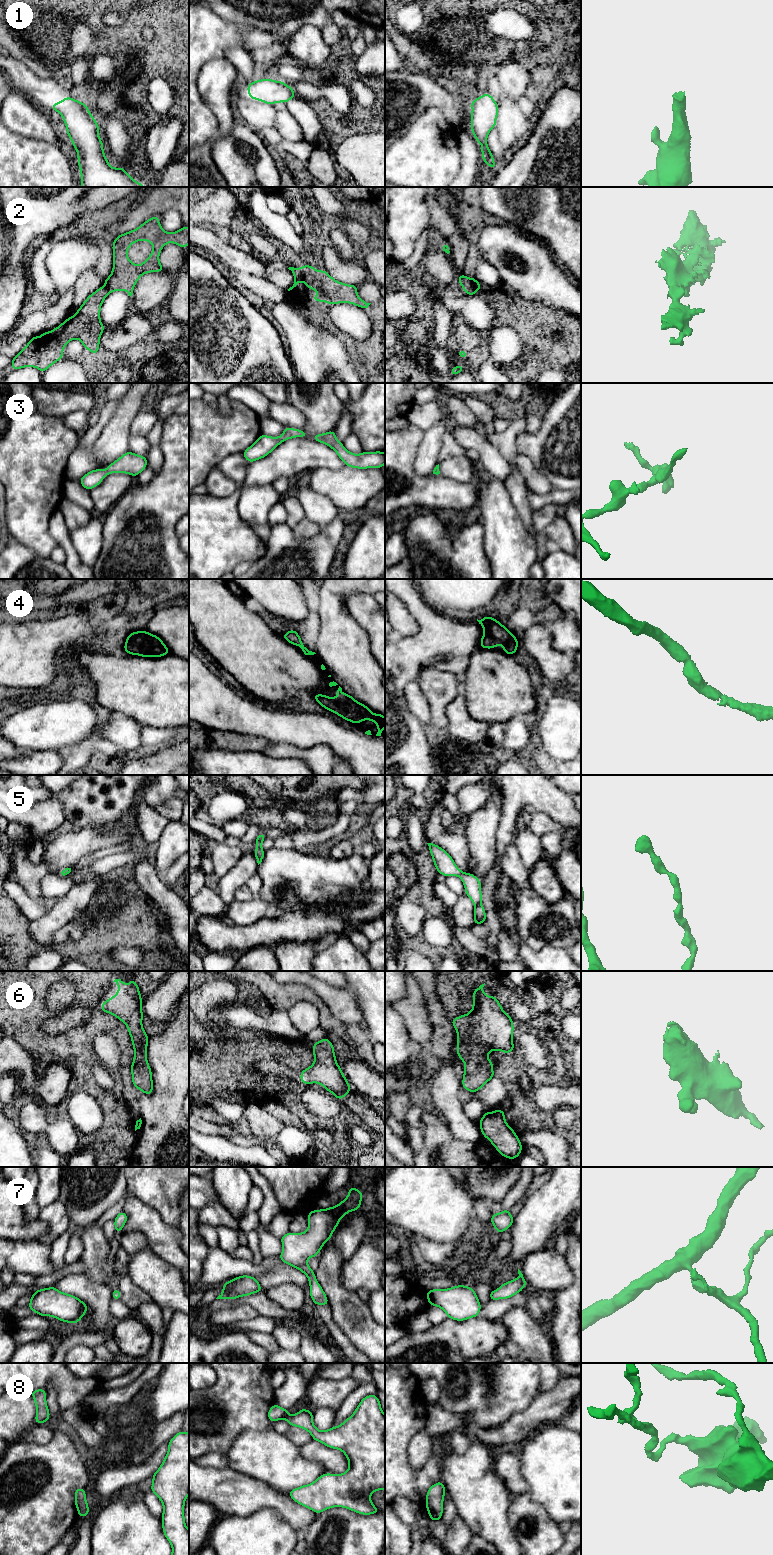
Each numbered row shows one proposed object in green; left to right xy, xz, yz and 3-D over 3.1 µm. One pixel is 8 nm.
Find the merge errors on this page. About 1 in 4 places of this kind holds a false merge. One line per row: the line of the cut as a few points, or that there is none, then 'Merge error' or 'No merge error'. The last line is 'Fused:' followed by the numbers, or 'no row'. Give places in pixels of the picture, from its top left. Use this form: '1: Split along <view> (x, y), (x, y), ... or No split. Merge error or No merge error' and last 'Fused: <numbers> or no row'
1: No split. No merge error
2: No split. No merge error
3: No split. No merge error
4: No split. No merge error
5: No split. No merge error
6: No split. No merge error
7: No split. No merge error
8: No split. No merge error
Fused: no row

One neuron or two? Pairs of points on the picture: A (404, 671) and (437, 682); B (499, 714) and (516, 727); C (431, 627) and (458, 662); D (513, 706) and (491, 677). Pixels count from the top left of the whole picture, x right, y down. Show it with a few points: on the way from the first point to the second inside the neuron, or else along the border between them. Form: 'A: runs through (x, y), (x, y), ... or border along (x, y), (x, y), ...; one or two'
A: border along (441, 670), (435, 667), (424, 667), (416, 679); two
B: border along (523, 715), (515, 715), (504, 724); two
C: runs through (439, 636), (440, 640), (452, 653); one
D: runs through (510, 699), (495, 684); one

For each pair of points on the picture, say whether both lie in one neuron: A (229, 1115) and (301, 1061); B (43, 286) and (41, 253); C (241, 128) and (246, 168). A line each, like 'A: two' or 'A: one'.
A: two
B: one
C: one

